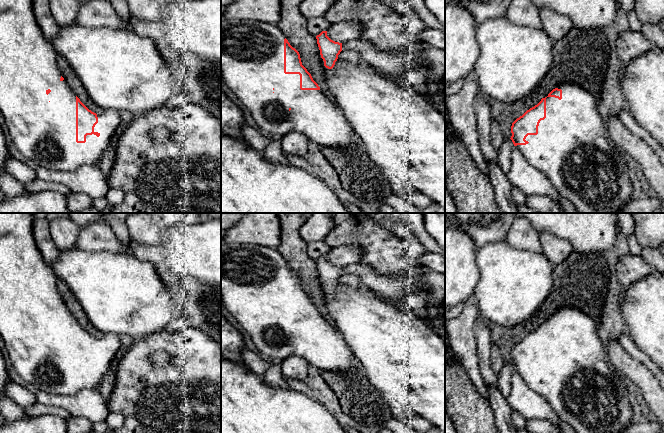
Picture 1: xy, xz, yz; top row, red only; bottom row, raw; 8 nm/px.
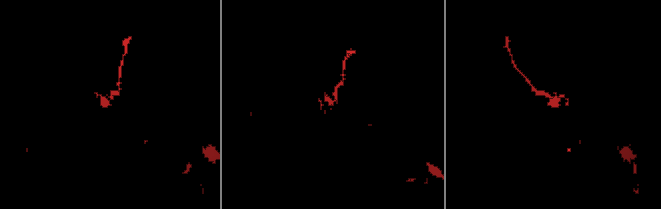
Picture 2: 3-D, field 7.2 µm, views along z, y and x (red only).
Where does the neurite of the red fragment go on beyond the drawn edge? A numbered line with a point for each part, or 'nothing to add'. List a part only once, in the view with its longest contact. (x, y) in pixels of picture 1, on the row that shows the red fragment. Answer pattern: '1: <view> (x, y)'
1: xy (44, 132)

